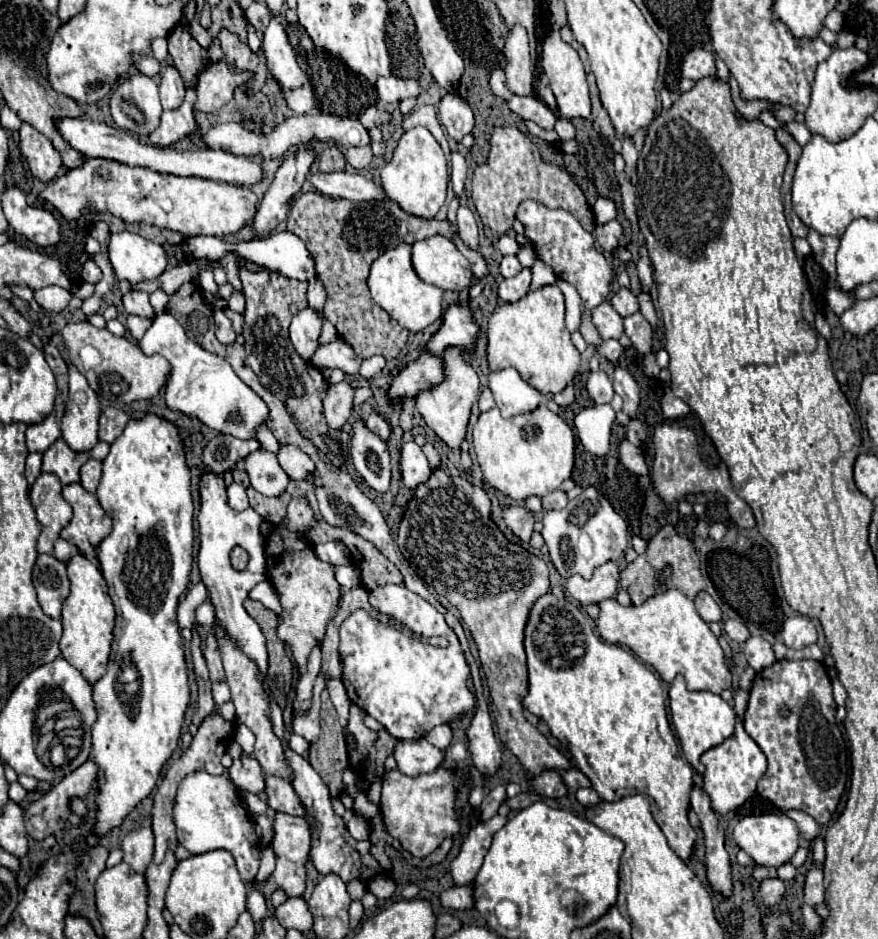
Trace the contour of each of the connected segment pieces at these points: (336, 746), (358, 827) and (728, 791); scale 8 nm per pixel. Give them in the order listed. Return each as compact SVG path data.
M327 690L321 694L321 738L309 748L309 764L323 778L331 796L337 798L343 792L343 772L349 766L349 754Z
M353 814L353 816L351 816L351 820L347 822L347 830L351 832L351 836L353 836L355 840L367 840L367 838L369 838L369 824L367 824L367 820L365 820L363 816L359 816L359 814Z
M737 716L735 720L735 732L723 740L719 746L713 746L707 750L701 758L705 764L705 774L703 774L703 790L711 800L711 808L719 814L727 814L735 808L739 808L753 792L757 780L765 774L767 770L767 760L757 742L745 732L743 720Z

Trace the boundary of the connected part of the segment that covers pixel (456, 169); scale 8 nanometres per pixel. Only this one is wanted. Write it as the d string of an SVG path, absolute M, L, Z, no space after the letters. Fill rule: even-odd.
M453 152L450 182L453 190L455 190L455 194L457 194L459 198L463 198L463 194L465 194L465 188L463 188L465 178L467 178L467 162L465 162L465 158L463 158L459 152Z

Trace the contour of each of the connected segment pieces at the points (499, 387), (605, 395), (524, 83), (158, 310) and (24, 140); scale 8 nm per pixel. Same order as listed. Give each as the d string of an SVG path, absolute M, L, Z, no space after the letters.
M513 368L497 370L487 374L489 390L493 392L495 404L501 410L503 418L535 410L545 402L545 396L521 380L519 372Z
M603 370L589 374L587 392L589 392L589 396L591 396L597 404L607 404L607 402L611 402L613 394L615 394L609 376L607 376Z
M515 26L509 32L505 42L505 56L507 56L507 88L517 96L531 96L533 94L533 80L535 65L531 59L527 32L523 26Z
M155 290L153 294L151 294L151 298L149 298L149 302L151 302L151 306L153 306L153 310L155 310L155 314L163 314L165 312L165 306L167 306L167 294L163 294L163 290Z
M23 124L21 130L21 154L29 164L29 170L35 178L49 182L59 174L61 168L61 154L55 150L51 140L35 130L31 124Z

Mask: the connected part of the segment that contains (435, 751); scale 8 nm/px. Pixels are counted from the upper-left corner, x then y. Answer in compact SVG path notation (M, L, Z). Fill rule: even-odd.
M419 738L415 742L397 740L393 756L397 760L397 768L407 776L433 772L443 760L443 752L433 744L429 744L425 738Z

